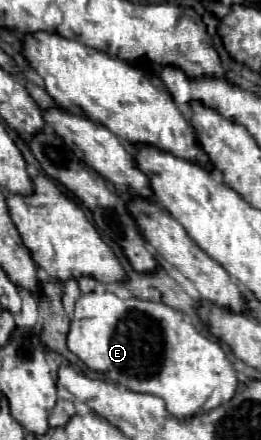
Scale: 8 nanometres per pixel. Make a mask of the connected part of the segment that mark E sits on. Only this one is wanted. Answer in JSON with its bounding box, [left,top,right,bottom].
[67,292,239,418]

